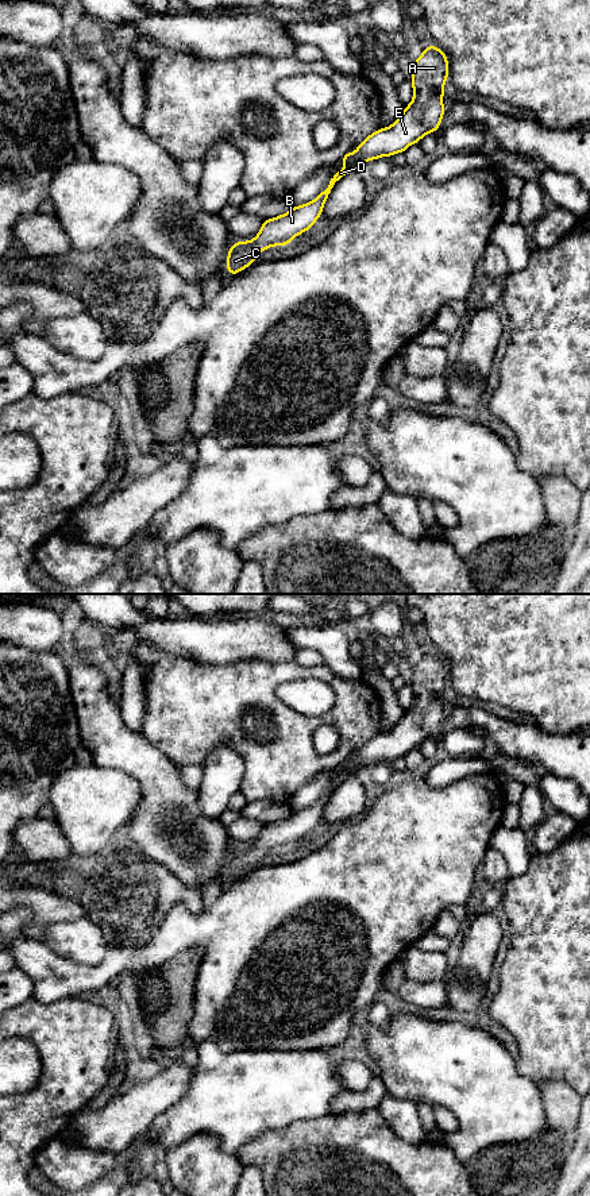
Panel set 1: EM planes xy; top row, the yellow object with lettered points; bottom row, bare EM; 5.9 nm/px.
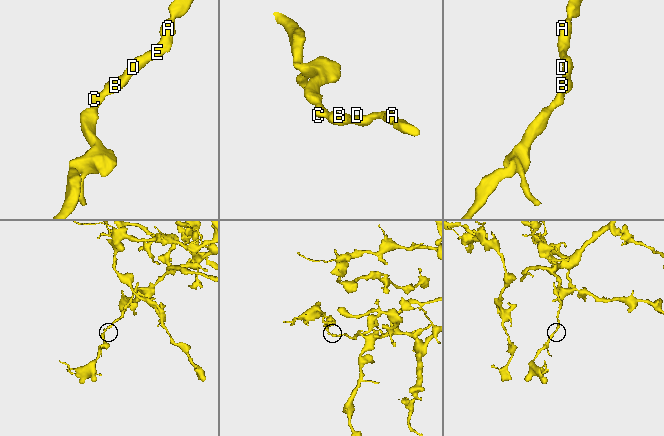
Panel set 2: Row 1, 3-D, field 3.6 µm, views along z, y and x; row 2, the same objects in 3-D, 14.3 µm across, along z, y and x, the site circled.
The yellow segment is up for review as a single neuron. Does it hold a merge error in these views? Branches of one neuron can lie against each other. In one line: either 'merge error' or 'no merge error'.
no merge error

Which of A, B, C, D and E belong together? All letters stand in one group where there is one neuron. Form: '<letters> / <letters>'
A B C D E

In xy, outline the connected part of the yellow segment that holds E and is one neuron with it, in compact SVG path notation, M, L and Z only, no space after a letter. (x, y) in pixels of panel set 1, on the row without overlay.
M429 649L413 667L410 687L413 705L405 711L400 722L386 733L379 733L369 740L354 759L340 764L344 773L336 776L327 794L313 806L292 811L281 821L263 826L258 840L252 845L236 846L227 860L228 880L243 876L266 853L288 850L297 840L311 834L321 821L323 811L333 790L347 778L381 761L404 757L410 749L419 748L429 737L439 736L446 717L443 711L444 687L448 683L447 660L436 651Z

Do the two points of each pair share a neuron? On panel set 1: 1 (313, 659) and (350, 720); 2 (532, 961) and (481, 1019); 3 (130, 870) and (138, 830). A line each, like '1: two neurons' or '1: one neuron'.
1: two neurons
2: two neurons
3: two neurons

